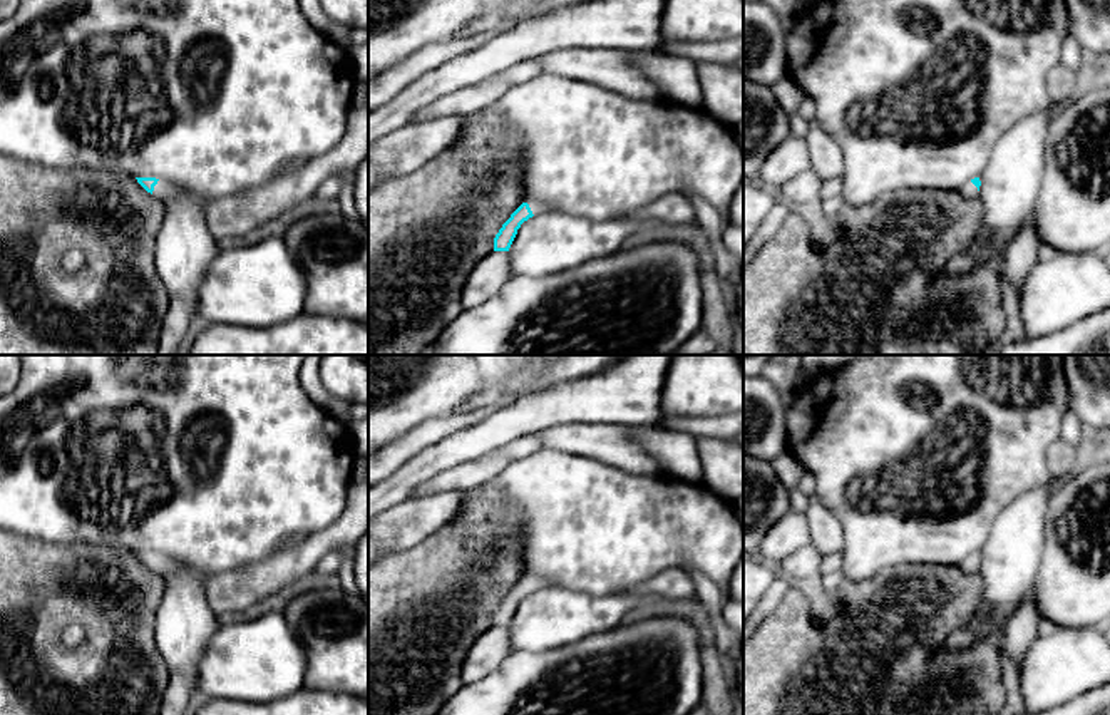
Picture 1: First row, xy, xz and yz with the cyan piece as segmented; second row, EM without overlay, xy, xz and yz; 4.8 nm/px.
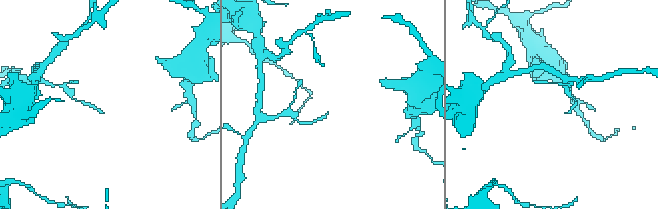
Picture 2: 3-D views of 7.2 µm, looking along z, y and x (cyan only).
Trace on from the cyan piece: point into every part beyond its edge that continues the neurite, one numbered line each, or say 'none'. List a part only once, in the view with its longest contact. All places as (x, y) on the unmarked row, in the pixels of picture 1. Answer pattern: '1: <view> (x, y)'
1: xy (163, 566)

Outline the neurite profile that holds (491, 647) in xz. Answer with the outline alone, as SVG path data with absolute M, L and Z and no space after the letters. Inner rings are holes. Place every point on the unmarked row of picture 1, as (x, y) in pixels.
M491 626L477 636L462 663L460 678L465 683L494 671L511 651L507 626Z

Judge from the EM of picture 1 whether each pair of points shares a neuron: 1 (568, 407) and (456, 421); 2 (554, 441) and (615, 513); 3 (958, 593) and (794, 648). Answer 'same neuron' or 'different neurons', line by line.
1: different neurons
2: different neurons
3: same neuron

